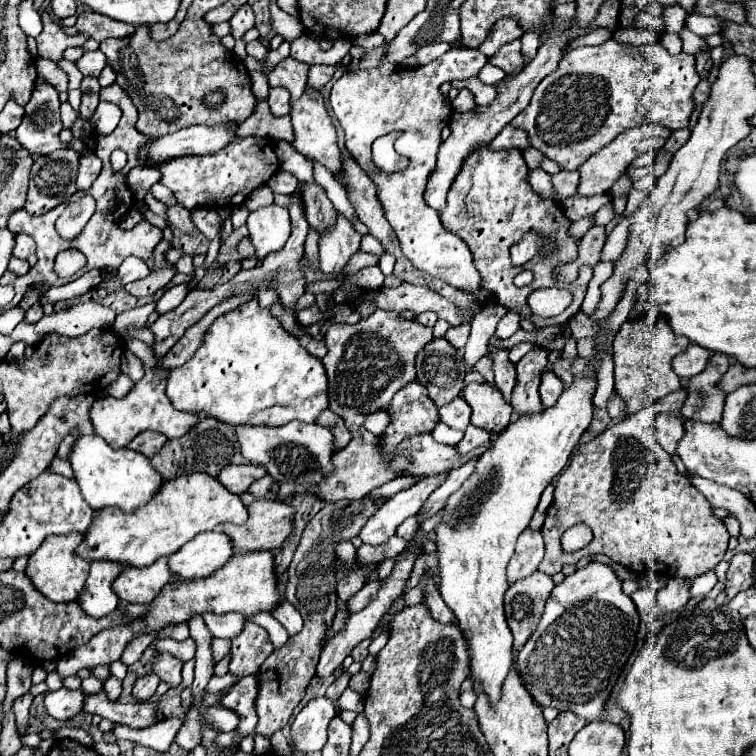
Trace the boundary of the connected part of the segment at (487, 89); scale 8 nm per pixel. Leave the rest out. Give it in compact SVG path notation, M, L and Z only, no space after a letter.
M477 76L463 81L453 81L451 85L458 90L464 87L469 88L469 90L473 92L475 99L478 99L478 103L476 103L477 106L487 106L491 104L497 95L493 86L485 85Z

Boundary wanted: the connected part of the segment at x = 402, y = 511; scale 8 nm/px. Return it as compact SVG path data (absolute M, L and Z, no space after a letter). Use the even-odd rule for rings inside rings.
M439 472L439 474L433 474L433 476L425 476L415 486L411 486L409 490L391 496L377 510L377 514L373 514L367 520L367 524L363 526L363 530L359 534L359 538L363 540L363 544L371 544L371 546L385 544L395 534L397 526L405 518L419 514L419 510L423 508L425 500L429 498L429 494L439 484L443 484L447 476L449 476L449 472Z

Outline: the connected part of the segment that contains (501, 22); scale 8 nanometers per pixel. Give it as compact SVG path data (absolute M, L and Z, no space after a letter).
M503 16L493 24L487 40L481 44L481 50L483 50L483 54L487 54L491 58L491 54L495 54L499 50L499 46L503 46L505 42L519 38L519 36L523 36L523 26L519 24L519 20L511 18L511 16L509 18Z

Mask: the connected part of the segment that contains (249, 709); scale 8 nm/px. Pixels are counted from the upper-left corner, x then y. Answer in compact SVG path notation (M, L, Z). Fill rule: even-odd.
M249 674L245 678L241 678L231 692L221 700L221 704L225 708L231 708L239 714L241 722L237 726L237 730L243 736L253 734L253 728L257 724L257 712L255 712L255 698L259 694L259 678L255 674Z

